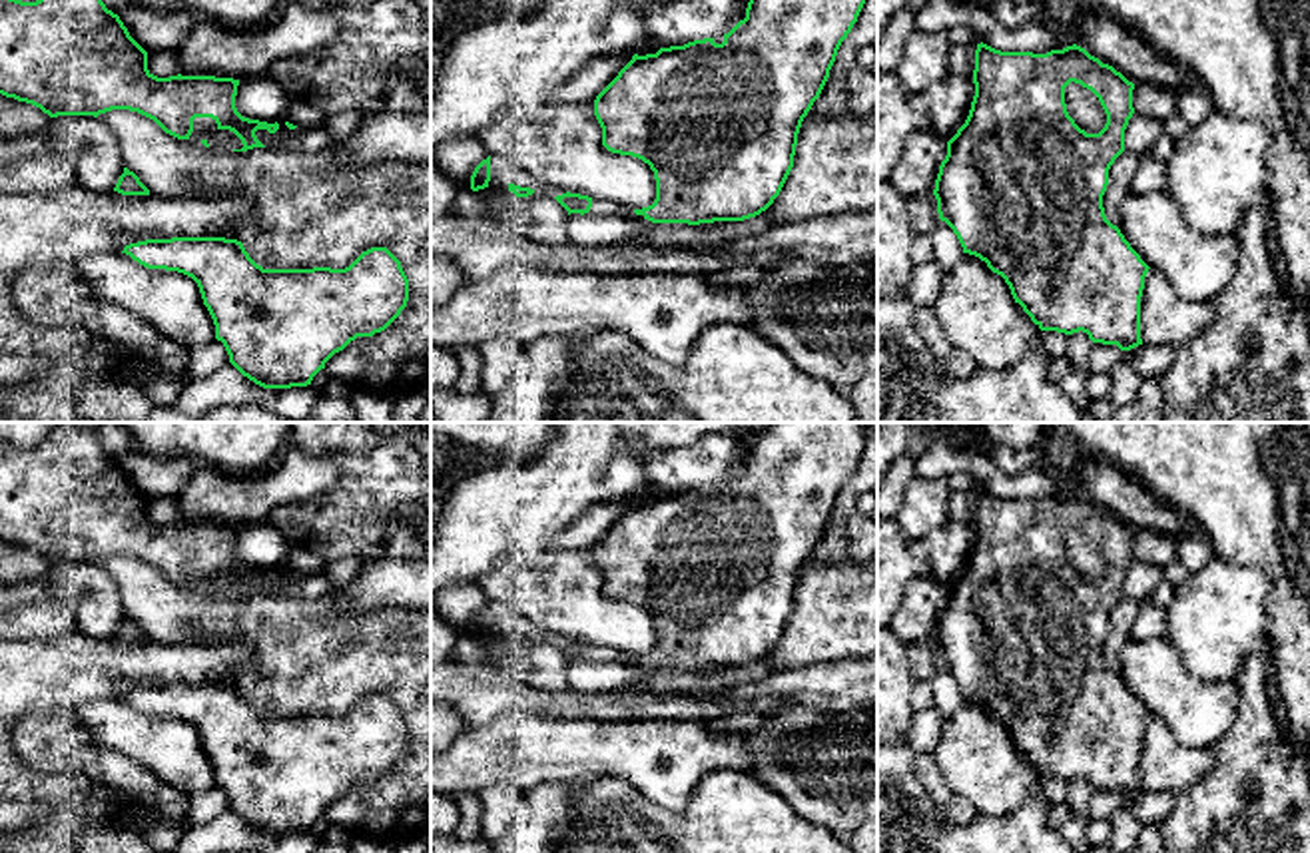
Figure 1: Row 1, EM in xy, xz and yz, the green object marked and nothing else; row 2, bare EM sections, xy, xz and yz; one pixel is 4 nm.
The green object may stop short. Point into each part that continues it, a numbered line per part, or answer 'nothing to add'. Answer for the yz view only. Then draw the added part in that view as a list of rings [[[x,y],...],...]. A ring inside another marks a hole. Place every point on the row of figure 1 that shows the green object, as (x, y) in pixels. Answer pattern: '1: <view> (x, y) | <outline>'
1: yz (1141, 132) | [[[1133,114],[1125,130],[1125,151],[1133,155],[1145,153],[1160,136],[1164,136],[1164,124]]]

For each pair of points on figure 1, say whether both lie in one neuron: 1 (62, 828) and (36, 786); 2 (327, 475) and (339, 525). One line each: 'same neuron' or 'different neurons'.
1: same neuron
2: different neurons

